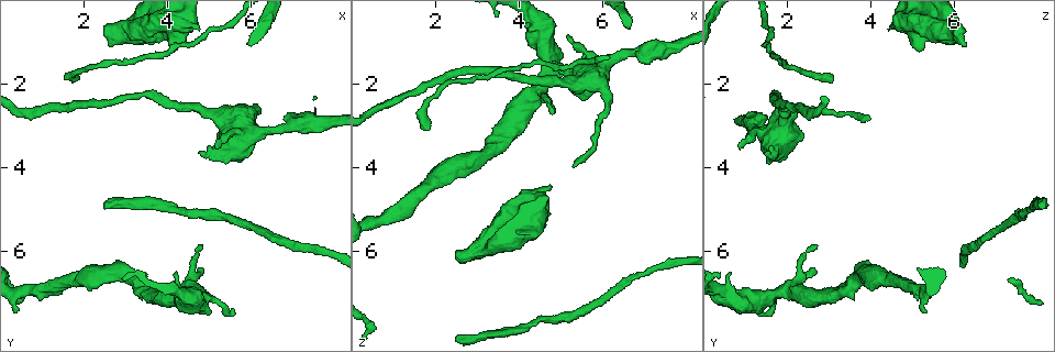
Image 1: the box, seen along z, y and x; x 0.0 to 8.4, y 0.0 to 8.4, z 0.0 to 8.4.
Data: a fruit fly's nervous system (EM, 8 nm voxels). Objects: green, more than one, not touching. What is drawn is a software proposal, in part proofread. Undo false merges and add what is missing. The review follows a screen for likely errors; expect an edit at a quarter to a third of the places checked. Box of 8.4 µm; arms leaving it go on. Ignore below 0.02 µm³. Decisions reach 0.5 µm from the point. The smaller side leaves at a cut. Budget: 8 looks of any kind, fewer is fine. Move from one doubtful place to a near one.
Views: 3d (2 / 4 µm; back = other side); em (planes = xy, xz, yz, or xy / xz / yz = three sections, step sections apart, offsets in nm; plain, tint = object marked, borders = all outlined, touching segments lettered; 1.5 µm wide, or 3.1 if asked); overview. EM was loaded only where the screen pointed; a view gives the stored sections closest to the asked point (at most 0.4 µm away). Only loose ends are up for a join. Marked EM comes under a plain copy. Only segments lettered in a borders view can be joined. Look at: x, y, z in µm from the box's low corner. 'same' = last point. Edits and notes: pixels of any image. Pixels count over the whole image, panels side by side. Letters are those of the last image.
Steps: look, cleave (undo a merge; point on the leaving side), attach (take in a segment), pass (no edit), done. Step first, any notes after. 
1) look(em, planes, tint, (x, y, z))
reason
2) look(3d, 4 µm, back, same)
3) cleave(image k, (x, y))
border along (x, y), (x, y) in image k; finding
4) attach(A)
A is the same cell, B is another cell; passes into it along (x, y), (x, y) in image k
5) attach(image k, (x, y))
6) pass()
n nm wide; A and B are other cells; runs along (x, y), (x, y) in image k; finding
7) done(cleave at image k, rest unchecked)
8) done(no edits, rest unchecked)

look(3d, 2 µm, (5.20, 2.85, 3.90))
thin end

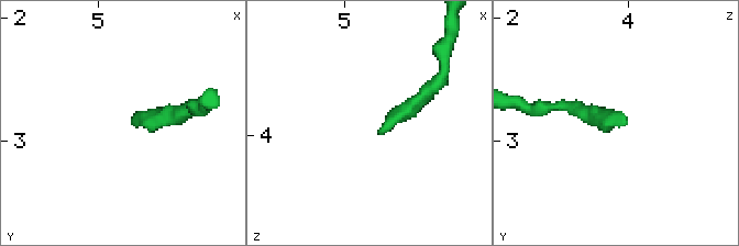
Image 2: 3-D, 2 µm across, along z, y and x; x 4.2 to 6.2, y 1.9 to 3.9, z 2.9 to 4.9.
look(em, xy, step 8, borders, (5.24, 2.84, 3.96))
shape alone is not enough

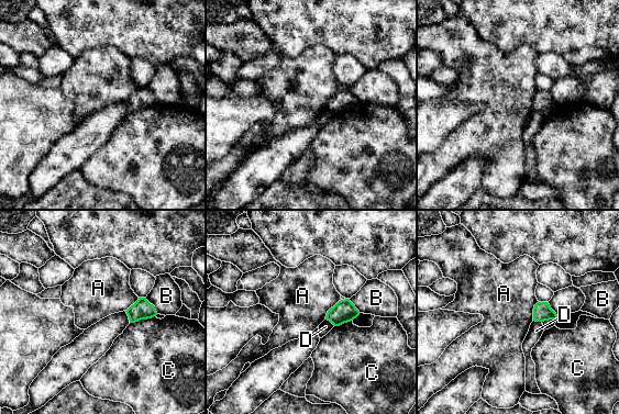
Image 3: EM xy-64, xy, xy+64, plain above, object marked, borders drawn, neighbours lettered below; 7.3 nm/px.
pass()
C touches over 200 nm; A, B, C and D are other cells; border along (341, 299), (328, 311), (324, 319) in image 3; none of them fits

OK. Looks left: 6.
look(em, planes, borders, (2.65, 1.05, 6.30))
an open end

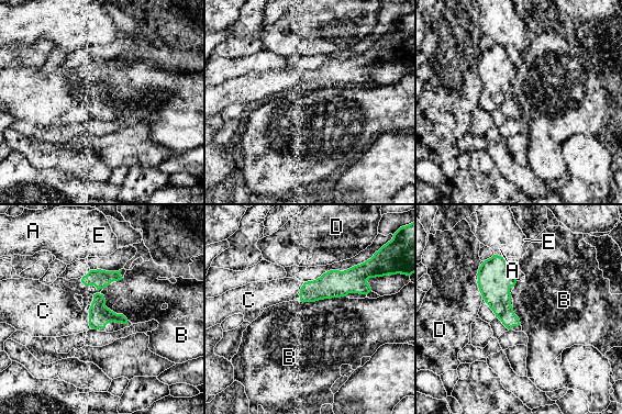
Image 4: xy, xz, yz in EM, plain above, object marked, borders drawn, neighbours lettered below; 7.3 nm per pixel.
attach(C)
B touches over 340 nm; C is the same cell, A, B, D and E are other cells; it goes on there

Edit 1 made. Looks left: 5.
look(3d, 2 µm, (5.65, 7.40, 1.35))
tapers out

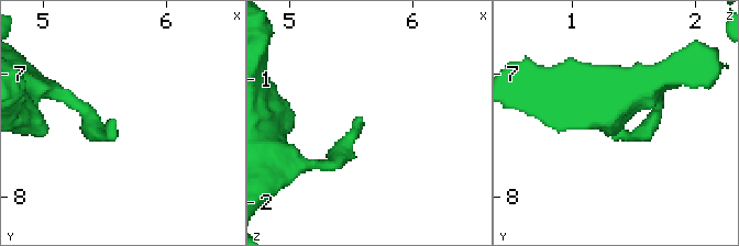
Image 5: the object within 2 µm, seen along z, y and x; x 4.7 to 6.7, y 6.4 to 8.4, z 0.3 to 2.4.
look(em, planes, borders, (5.58, 7.36, 1.30))

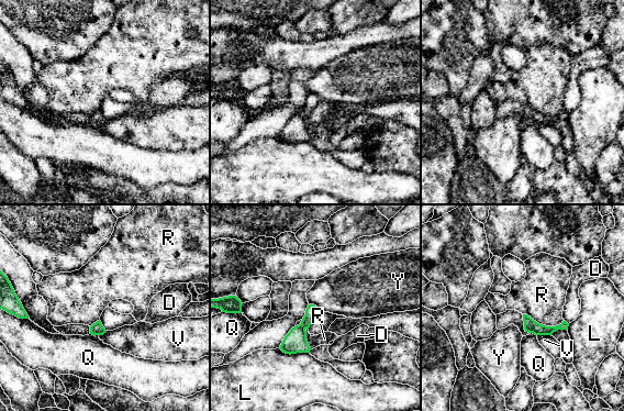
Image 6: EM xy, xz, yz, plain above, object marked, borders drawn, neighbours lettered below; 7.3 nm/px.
pass()
D, L, Q, R, V and Y are other cells; border along (309, 303), (313, 303), (320, 310) in image 6; no lettered segment goes on from it

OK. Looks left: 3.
done(attach at image 4, rest unchecked)

